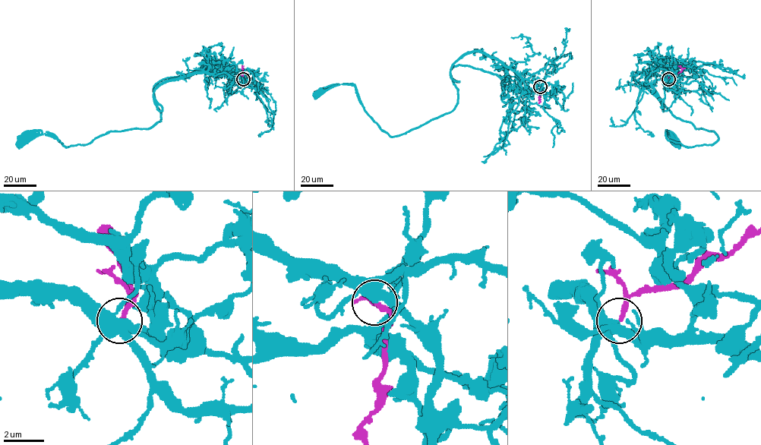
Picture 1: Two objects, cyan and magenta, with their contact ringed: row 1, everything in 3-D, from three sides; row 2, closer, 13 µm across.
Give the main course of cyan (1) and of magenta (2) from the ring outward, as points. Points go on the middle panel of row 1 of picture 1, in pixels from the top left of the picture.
1: (540, 86), (494, 58), (467, 52), (450, 71), (456, 106), (390, 136), (354, 85), (319, 93)
2: (540, 86), (540, 96)

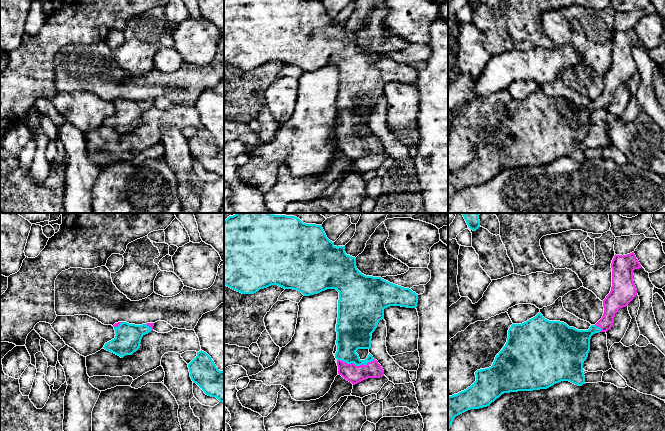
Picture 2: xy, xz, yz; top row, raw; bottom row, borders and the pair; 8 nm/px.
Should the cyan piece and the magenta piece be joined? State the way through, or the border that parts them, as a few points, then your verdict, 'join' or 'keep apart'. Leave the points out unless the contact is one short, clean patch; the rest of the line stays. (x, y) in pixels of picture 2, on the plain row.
way xz (353, 109), (351, 136), (355, 140), (352, 149); join

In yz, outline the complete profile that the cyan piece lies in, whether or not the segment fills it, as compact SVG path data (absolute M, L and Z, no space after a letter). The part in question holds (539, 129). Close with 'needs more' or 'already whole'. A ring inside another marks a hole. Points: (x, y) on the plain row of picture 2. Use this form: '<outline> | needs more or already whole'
M634 28L623 32L615 30L611 39L612 63L603 76L603 92L588 106L578 106L560 97L549 97L540 88L522 100L512 100L507 118L492 142L477 146L476 157L470 163L448 173L448 209L456 192L471 185L487 183L504 169L547 165L561 157L578 162L585 160L583 139L590 127L591 112L610 106L618 86L628 82L637 71L633 47L641 43Z | needs more

